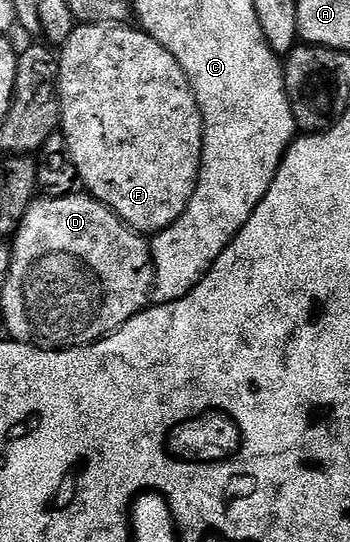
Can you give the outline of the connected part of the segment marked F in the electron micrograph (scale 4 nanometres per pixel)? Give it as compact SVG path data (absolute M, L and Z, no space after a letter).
M79 24L71 32L71 40L67 40L65 45L59 50L59 65L57 67L57 84L61 95L61 125L60 133L65 135L67 148L71 152L71 160L77 169L77 176L80 185L84 187L90 198L98 198L109 210L115 211L132 230L137 231L142 236L152 236L160 230L165 230L187 208L191 196L195 192L197 177L201 171L201 149L203 148L203 120L201 119L201 109L195 100L195 92L175 56L163 48L151 35L146 34L140 28L134 28L129 24Z

